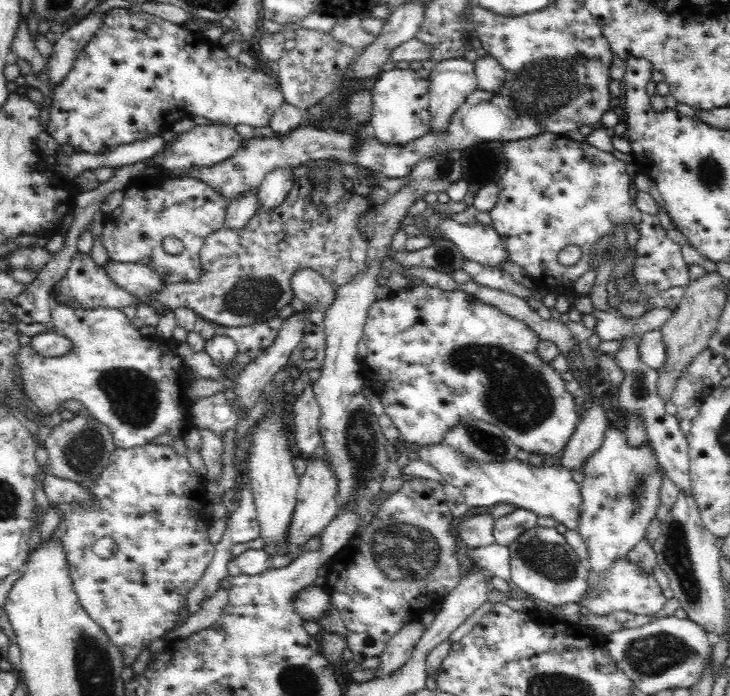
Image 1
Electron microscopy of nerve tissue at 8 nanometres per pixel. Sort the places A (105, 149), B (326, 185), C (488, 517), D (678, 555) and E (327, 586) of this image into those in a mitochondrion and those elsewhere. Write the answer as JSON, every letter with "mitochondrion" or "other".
{"A":"other","B":"mitochondrion","C":"other","D":"mitochondrion","E":"other"}

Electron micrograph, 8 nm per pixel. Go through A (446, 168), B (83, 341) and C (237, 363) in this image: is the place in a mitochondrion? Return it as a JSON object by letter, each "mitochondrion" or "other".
{"A":"mitochondrion","B":"other","C":"other"}

